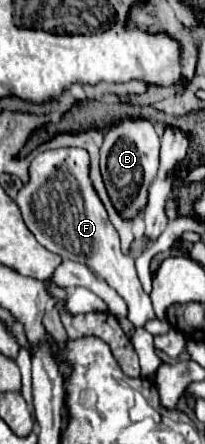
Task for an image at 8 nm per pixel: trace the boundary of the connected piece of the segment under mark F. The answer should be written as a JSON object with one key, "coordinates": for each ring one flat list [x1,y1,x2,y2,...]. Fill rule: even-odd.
{"coordinates":[[66,147,36,155,30,165,30,181,20,189,16,203,22,211,26,227,42,247,60,255,62,259,88,265,124,299,128,305,128,319,136,329,144,327,150,319,156,319,150,295,144,293,138,281,134,259,120,251,118,233,108,221,104,205,92,189,88,177,88,153,84,149]]}

